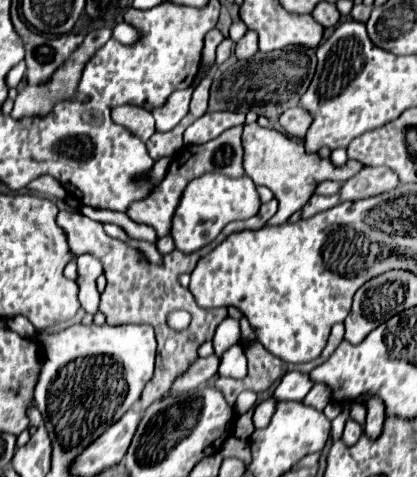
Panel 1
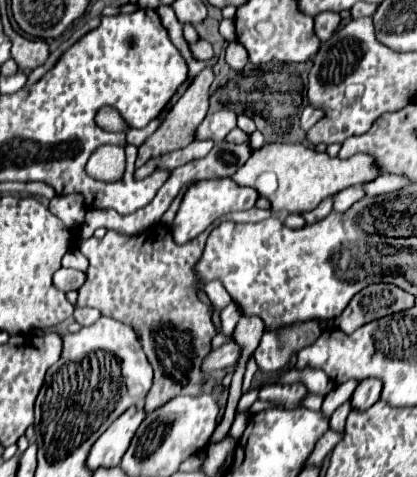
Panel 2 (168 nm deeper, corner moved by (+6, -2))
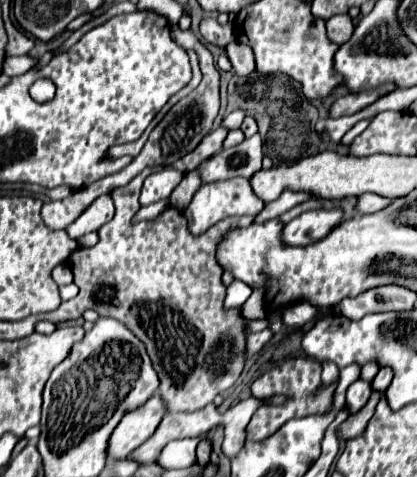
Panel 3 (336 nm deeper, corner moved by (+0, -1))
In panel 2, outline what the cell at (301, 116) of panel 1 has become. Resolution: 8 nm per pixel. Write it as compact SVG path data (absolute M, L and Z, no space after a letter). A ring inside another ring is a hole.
M308 106L304 112L302 112L302 118L300 118L300 126L302 126L302 130L310 130L320 118L322 118L322 110L318 110L318 108L314 108L314 106Z

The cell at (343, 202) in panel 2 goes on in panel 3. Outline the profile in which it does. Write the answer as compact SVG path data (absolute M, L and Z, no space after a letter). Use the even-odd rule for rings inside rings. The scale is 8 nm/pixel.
M374 193L360 195L358 201L356 201L358 213L374 213L376 209L384 209L384 205L388 205L388 199L380 197L380 195L374 195Z

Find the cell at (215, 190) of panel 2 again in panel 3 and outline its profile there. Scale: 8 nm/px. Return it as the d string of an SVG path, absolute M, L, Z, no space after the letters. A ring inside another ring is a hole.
M234 177L228 181L216 181L216 183L204 183L196 195L192 197L192 203L186 207L184 217L188 221L188 231L192 235L202 235L206 229L210 229L214 223L218 223L224 217L230 215L258 215L264 207L264 201L254 193L250 181L246 177Z

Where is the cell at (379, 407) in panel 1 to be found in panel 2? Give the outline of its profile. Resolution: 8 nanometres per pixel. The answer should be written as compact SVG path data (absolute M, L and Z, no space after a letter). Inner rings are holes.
M368 378L362 380L352 396L352 406L356 410L366 410L370 408L378 398L380 398L380 390L382 390L382 382L378 382L376 378Z

